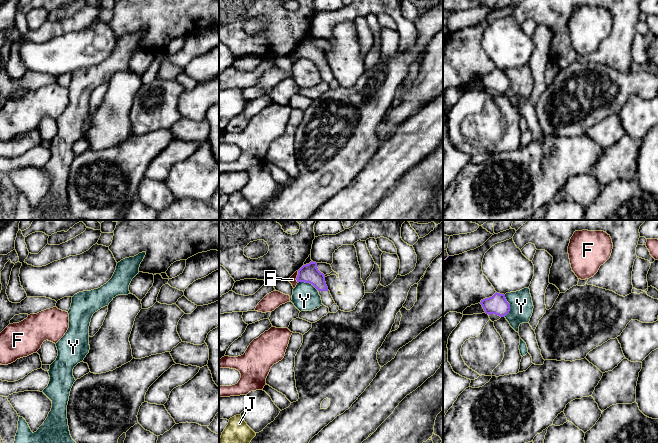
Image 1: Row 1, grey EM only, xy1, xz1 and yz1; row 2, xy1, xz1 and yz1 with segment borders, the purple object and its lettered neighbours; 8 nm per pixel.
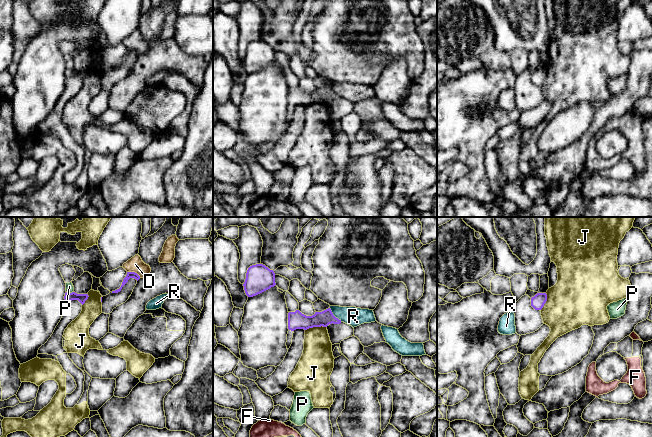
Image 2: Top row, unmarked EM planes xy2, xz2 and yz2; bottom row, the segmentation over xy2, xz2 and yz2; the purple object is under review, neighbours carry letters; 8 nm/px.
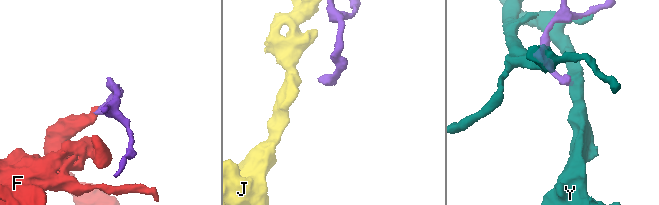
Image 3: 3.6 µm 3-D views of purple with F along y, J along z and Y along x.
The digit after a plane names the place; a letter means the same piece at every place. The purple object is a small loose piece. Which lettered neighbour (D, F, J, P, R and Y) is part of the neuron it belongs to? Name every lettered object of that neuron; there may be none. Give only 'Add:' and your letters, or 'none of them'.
Add: none of them

